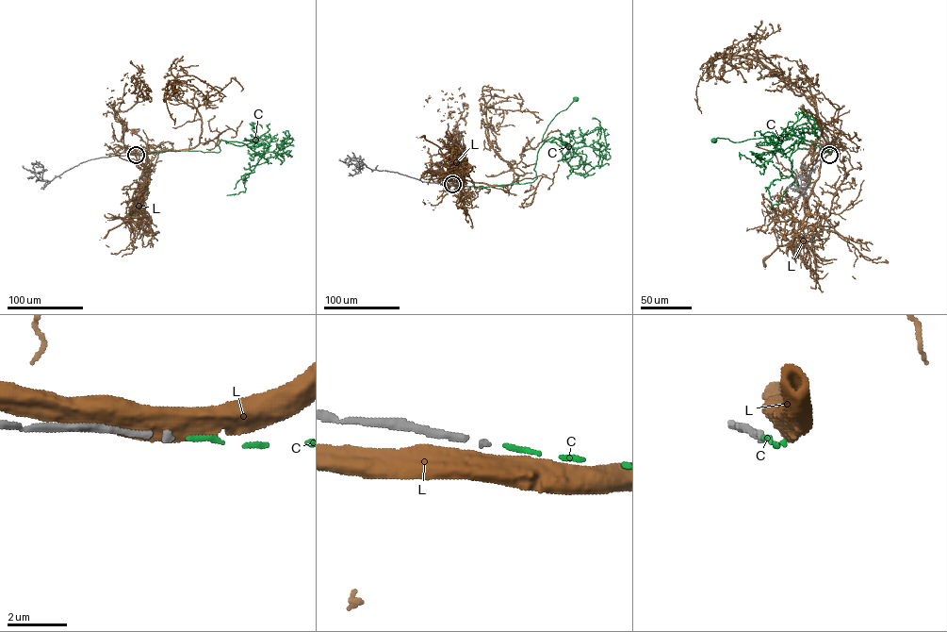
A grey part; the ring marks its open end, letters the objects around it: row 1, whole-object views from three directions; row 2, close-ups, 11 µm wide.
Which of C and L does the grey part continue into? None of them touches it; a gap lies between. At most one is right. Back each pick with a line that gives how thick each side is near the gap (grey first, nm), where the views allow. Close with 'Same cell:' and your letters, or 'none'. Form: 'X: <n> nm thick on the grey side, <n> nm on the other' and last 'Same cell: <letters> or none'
C: 150 nm thick on the grey side, 150 nm on the other
Same cell: C

